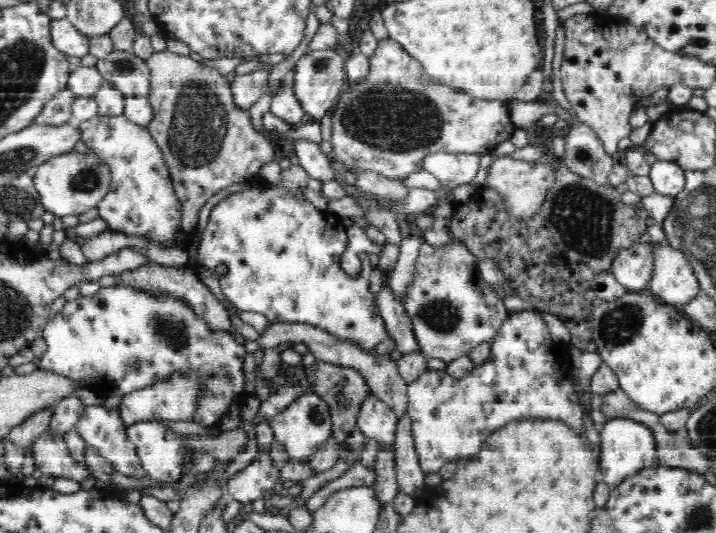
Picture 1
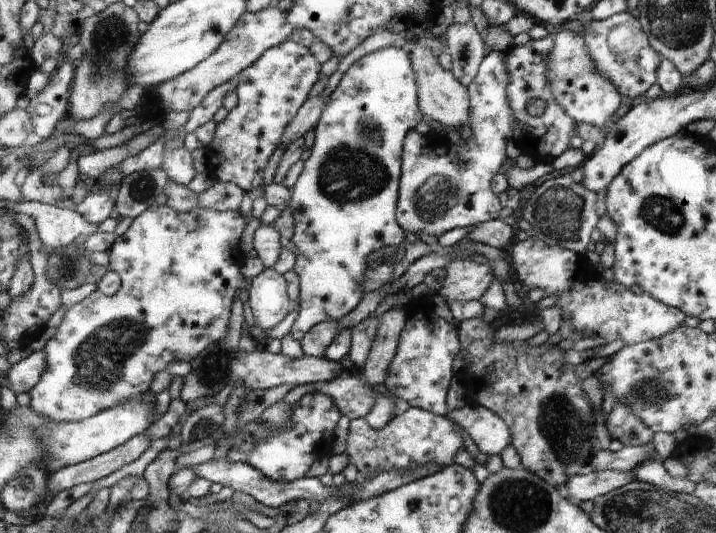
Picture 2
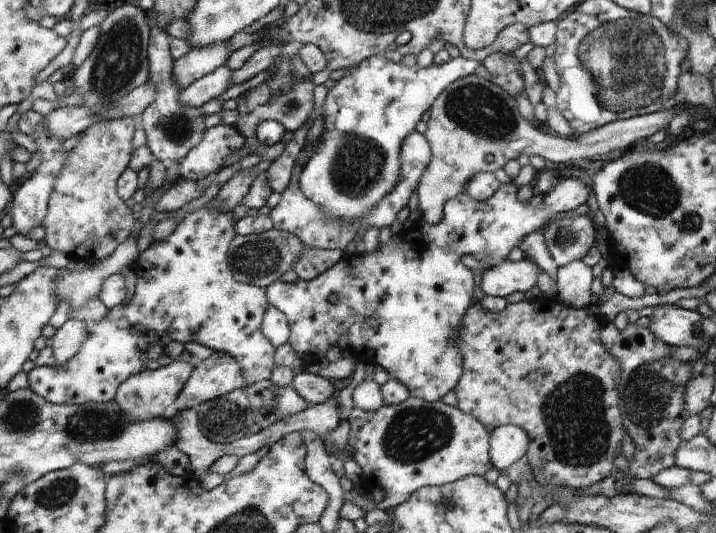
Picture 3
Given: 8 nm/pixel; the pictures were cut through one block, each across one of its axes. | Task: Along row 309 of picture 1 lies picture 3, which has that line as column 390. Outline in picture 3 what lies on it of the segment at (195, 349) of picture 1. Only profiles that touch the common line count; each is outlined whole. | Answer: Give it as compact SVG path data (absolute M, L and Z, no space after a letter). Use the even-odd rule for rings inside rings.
M383 54L363 61L357 68L350 68L348 74L337 81L329 90L320 113L325 115L321 146L311 160L304 164L300 177L301 191L327 212L327 219L348 219L366 215L390 193L400 175L399 155L404 140L415 130L422 114L432 109L442 92L460 78L474 75L481 65L479 61L458 57L442 66L422 69L416 65L403 66L386 60Z

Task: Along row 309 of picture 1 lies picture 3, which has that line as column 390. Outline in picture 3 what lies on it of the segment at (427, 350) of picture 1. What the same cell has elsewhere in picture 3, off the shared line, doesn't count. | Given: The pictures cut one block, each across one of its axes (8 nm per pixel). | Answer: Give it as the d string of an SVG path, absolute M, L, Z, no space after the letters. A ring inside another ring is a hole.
M410 396L402 403L382 406L376 413L354 407L346 420L351 425L348 451L352 460L360 466L363 476L374 483L370 494L383 511L406 503L419 489L450 485L470 476L484 476L492 468L488 458L490 434L486 428L473 415L465 414L456 406L447 406L442 399L426 401Z

